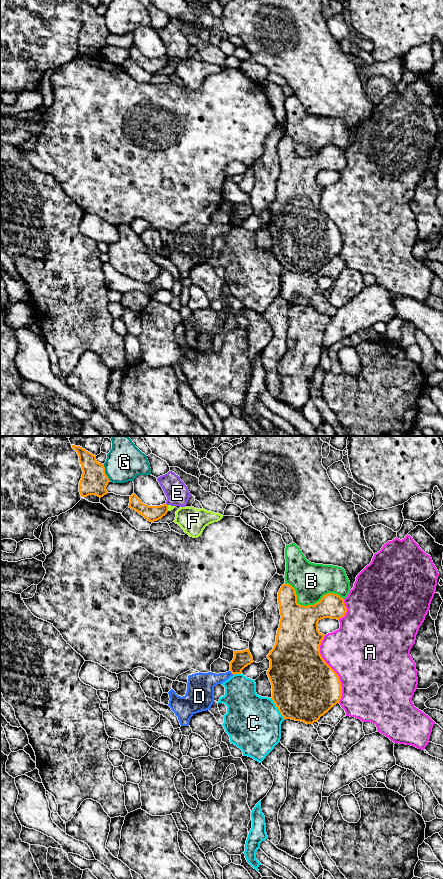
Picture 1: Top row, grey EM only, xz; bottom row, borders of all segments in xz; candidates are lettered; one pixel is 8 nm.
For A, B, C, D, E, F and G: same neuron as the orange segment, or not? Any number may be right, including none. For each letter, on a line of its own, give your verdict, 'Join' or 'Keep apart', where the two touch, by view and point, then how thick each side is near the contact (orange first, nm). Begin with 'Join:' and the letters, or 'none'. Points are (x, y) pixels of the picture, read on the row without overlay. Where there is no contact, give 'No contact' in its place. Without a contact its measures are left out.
Join: none
A: Keep apart. Touches orange at xz (332, 221). Thickness 500 nm (orange) against 480 nm
B: Keep apart. Touches orange at xz (310, 157). Thickness 320 nm (orange) against 300 nm
C: Keep apart. Touches orange at xz (277, 259). Thickness 500 nm (orange) against 440 nm
D: Keep apart. Touches orange at xz (231, 224). Thickness 140 nm (orange) against 180 nm
E: Keep apart. Touches orange at xz (166, 56). Thickness 130 nm (orange) against 190 nm
F: Keep apart. Touches orange at xz (167, 60). Thickness 130 nm (orange) against 40 nm
G: Keep apart. Touches orange at xz (104, 24). Thickness 220 nm (orange) against 280 nm

